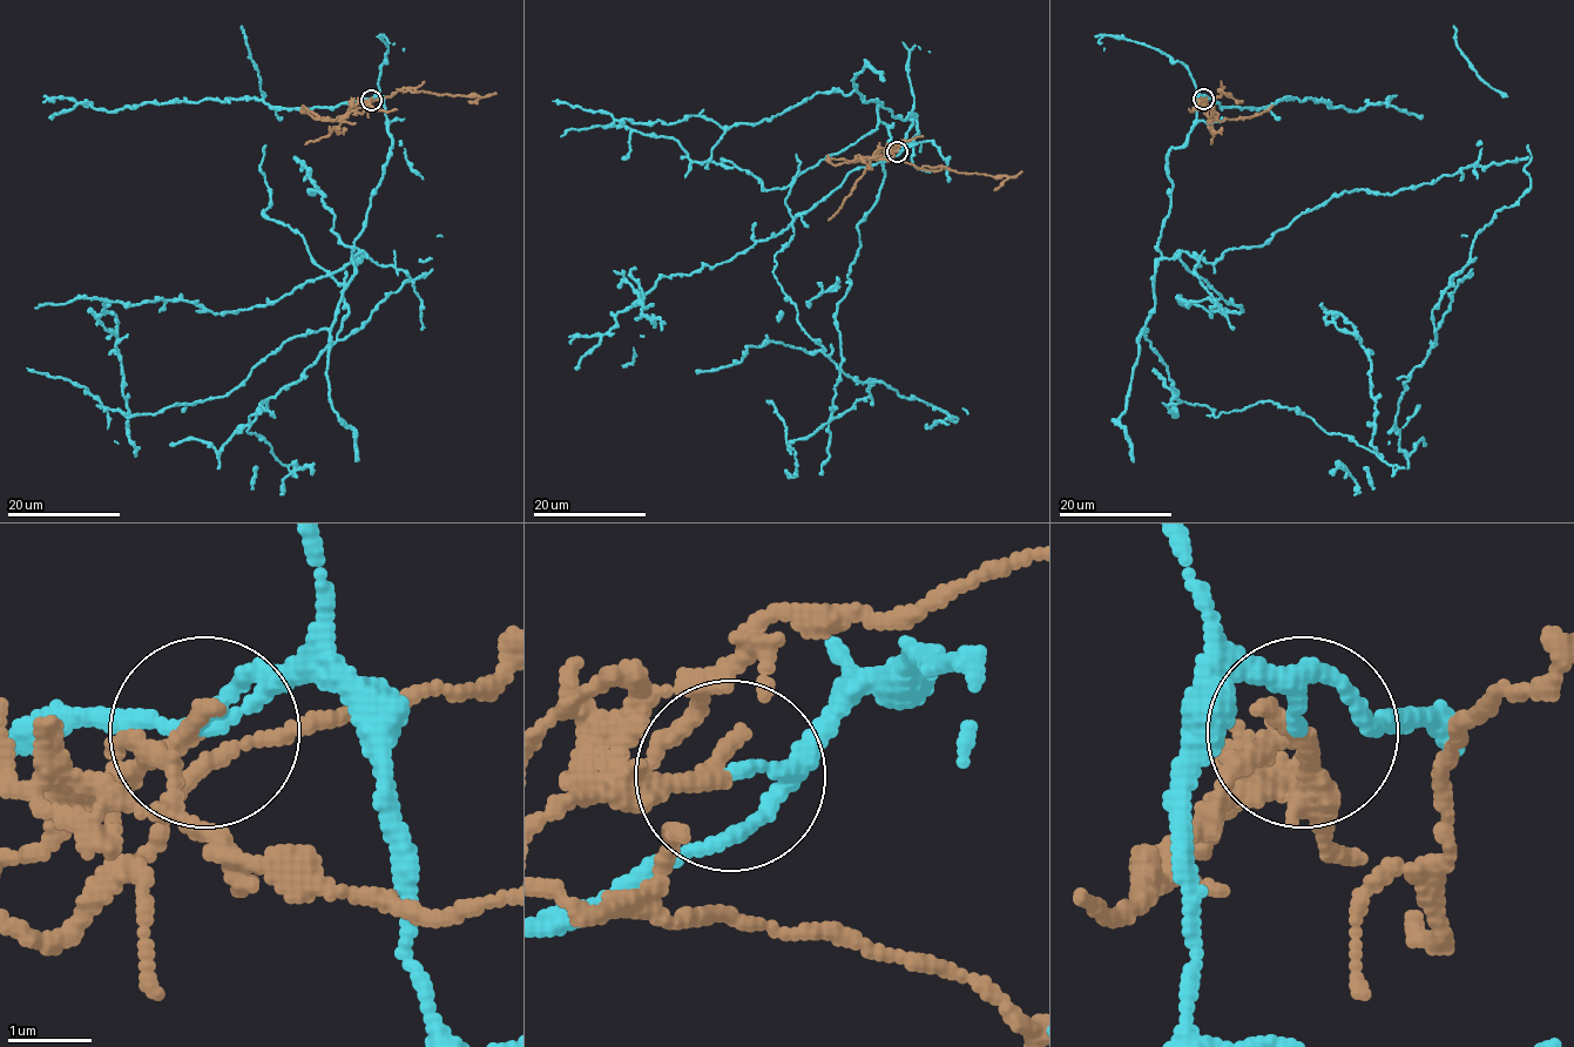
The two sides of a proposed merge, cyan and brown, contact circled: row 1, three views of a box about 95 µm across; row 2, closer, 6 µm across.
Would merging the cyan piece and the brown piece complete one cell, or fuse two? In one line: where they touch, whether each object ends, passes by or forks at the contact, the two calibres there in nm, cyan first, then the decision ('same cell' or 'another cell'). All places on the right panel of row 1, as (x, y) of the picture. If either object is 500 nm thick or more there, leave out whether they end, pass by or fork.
at (1203, 99); cyan passes by; brown passes by; 100 nm thick on the cyan side, 170 nm on the other; another cell

